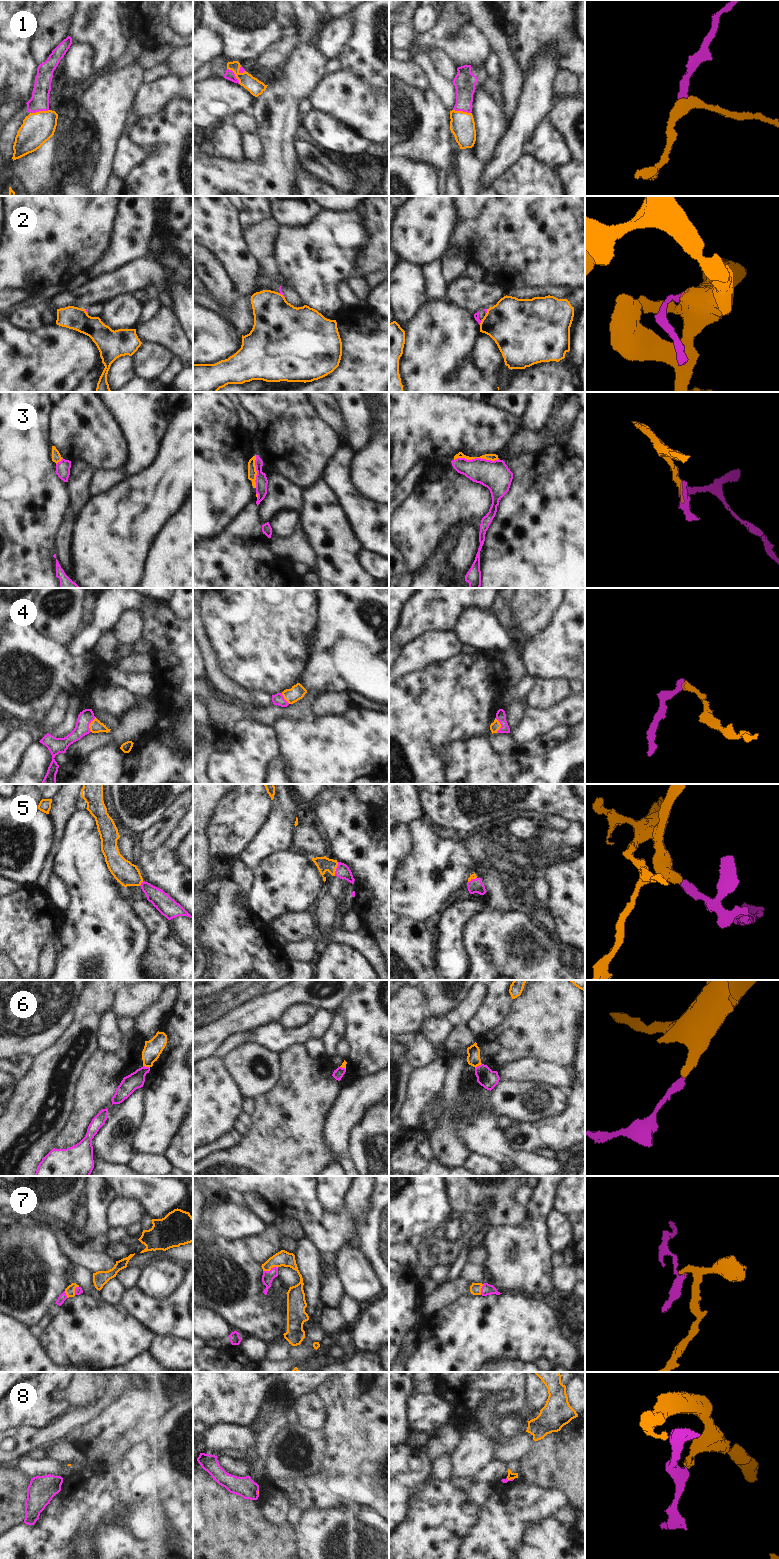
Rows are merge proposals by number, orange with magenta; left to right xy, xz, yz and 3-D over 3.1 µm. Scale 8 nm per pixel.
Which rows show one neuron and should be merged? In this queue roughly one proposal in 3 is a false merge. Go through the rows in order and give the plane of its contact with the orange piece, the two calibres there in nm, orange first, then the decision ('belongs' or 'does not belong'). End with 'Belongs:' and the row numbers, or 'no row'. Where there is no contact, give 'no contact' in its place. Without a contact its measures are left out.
1: meets orange in xz; 120 nm thick on the orange side, 70 nm on the other; does not belong
2: meets orange in yz; 420 nm thick on the orange side, 20 nm on the other; does not belong
3: meets orange in yz; 60 nm thick on the orange side, 240 nm on the other; does not belong
4: meets orange in xy; 100 nm thick on the orange side, 120 nm on the other; belongs
5: meets orange in xz; 120 nm thick on the orange side, 110 nm on the other; belongs
6: meets orange in xy; 150 nm thick on the orange side, 140 nm on the other; does not belong
7: meets orange in xz; 130 nm thick on the orange side, 90 nm on the other; belongs
8: meets orange in yz; 50 nm thick on the orange side, 40 nm on the other; does not belong
Belongs: 4, 5, 7

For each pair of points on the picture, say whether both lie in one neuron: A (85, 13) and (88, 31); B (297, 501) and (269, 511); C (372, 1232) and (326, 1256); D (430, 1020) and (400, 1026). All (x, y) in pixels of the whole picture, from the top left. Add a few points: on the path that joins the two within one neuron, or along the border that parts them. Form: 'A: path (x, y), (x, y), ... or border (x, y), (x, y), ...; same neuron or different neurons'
A: path (88, 17), (88, 27); same neuron
B: path (290, 501), (279, 501), (276, 504); same neuron
C: path (360, 1235), (346, 1235), (337, 1244); same neuron
D: border (428, 1014), (422, 1022), (421, 1029); different neurons

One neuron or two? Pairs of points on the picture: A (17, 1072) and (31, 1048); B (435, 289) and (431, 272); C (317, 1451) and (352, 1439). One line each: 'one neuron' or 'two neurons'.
A: two neurons
B: one neuron
C: two neurons

